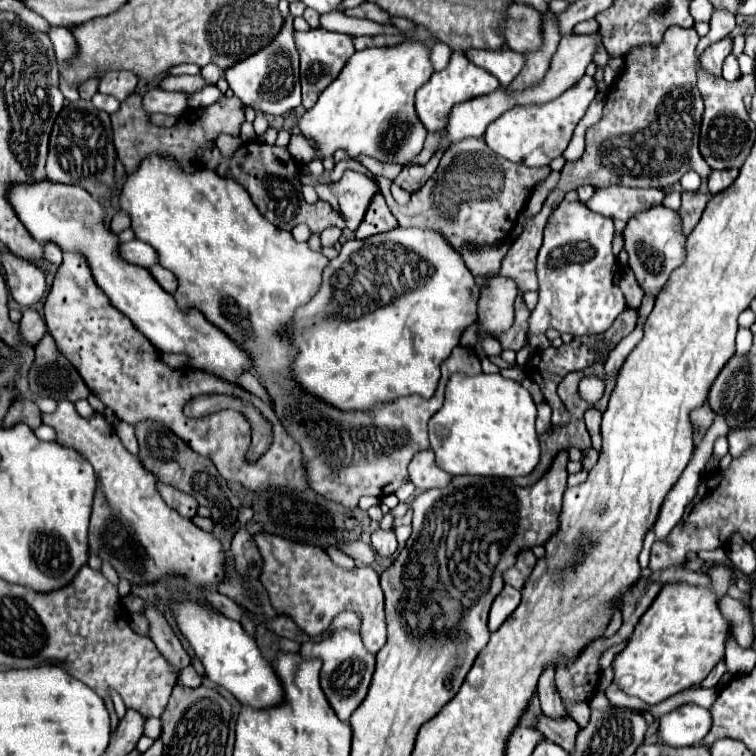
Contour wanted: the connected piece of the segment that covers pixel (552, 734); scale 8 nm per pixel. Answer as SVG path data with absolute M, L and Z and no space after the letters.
M544 714L534 722L534 728L568 752L570 752L570 748L574 748L574 738L576 738L576 732L580 730L578 724L568 716L566 718L548 718Z

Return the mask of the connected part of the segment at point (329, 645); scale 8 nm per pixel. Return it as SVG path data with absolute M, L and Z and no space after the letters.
M340 628L334 630L332 636L324 638L322 642L306 642L302 644L300 652L306 658L322 658L322 670L320 670L320 686L330 702L330 706L334 708L336 716L344 722L348 722L350 714L360 706L360 702L364 700L372 674L374 674L374 666L376 666L376 656L372 652L366 650L362 636L358 630L350 630L350 628Z

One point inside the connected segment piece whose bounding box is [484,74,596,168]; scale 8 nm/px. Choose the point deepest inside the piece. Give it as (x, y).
(534, 135)

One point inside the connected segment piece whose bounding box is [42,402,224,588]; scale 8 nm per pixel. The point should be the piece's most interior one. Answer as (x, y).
(133, 529)

